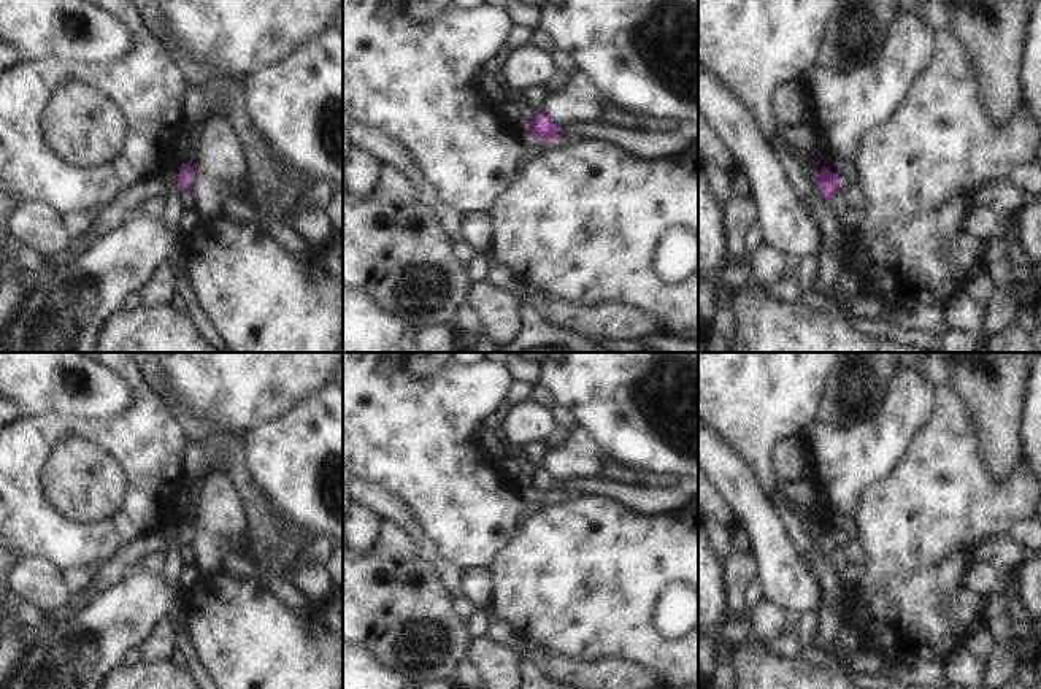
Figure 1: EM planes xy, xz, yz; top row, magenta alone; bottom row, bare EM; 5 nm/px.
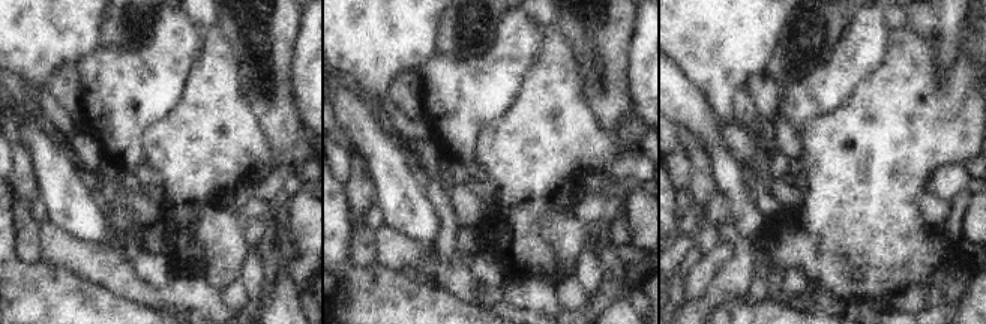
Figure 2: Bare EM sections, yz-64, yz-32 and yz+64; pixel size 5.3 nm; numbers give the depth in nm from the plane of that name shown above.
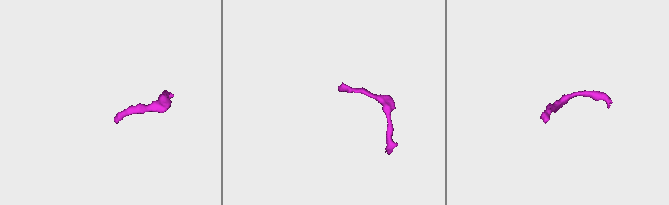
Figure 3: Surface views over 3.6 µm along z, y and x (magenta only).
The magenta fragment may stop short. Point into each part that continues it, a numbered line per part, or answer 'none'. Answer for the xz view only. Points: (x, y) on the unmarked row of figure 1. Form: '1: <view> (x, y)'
none

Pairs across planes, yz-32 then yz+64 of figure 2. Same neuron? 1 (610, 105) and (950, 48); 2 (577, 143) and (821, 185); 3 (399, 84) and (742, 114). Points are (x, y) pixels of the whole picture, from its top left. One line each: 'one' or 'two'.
1: one
2: one
3: one

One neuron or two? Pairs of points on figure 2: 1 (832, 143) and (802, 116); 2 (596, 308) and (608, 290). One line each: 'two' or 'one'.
1: two
2: one

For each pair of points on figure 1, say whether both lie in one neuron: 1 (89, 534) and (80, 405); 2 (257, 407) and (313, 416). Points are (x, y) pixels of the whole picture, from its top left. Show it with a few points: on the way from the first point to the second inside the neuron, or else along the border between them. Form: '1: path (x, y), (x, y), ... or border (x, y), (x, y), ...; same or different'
1: border (45, 413), (61, 413), (81, 419), (118, 418); different
2: border (318, 391), (253, 429); different

